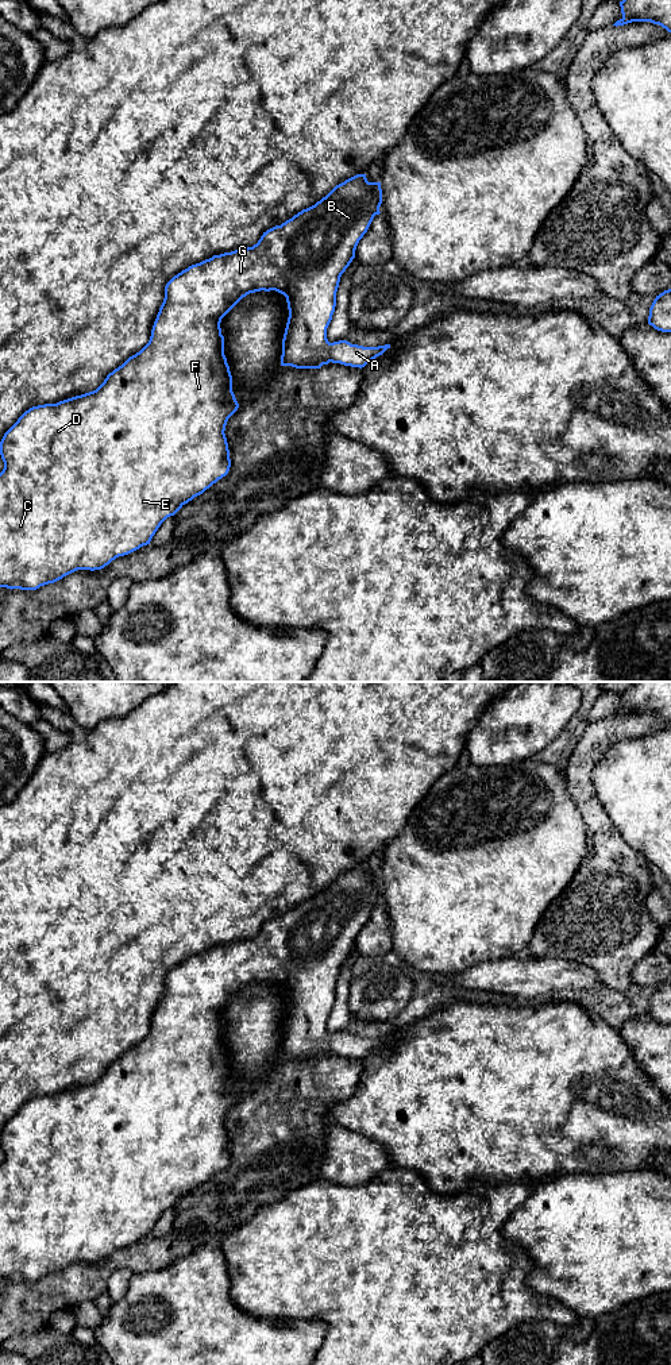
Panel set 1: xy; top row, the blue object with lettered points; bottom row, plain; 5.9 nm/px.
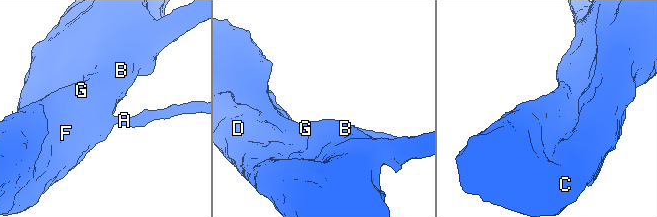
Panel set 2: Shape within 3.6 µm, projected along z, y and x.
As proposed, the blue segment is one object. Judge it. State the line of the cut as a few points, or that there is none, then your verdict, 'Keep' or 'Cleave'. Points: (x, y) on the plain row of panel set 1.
No split. Keep

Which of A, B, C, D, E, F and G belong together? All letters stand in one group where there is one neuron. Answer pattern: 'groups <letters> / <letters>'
groups A B C D E F G

